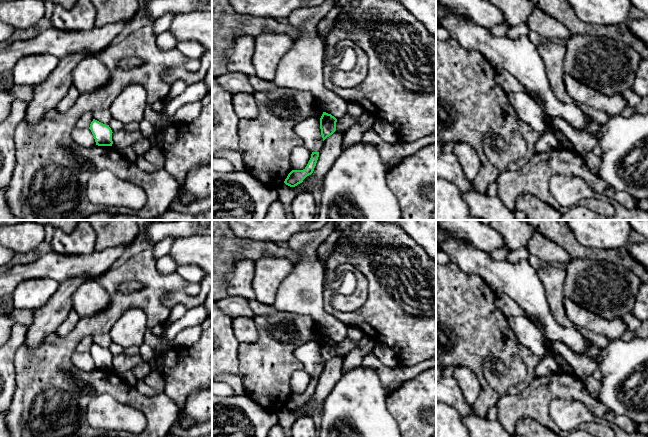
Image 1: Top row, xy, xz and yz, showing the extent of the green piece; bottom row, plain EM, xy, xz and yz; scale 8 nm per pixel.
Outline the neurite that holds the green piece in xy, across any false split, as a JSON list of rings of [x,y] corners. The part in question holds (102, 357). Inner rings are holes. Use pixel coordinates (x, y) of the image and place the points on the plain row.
[[[95,343],[90,348],[89,353],[91,354],[96,369],[98,370],[112,370],[112,354],[109,349],[105,349]]]

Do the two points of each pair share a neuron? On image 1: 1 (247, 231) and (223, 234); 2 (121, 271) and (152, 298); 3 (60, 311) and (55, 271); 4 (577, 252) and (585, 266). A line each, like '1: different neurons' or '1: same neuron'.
1: different neurons
2: same neuron
3: different neurons
4: different neurons

